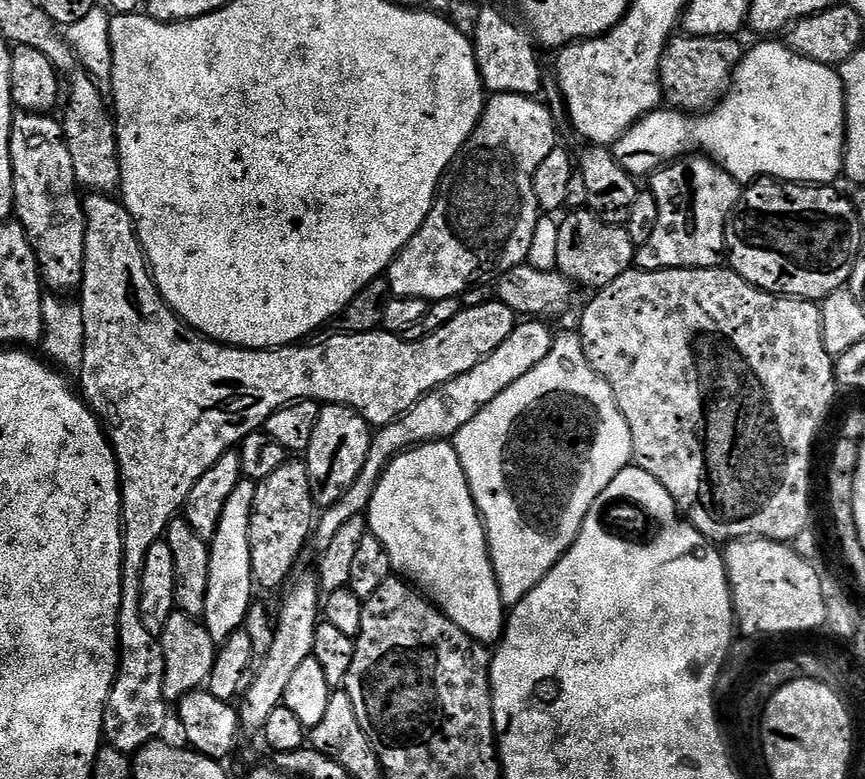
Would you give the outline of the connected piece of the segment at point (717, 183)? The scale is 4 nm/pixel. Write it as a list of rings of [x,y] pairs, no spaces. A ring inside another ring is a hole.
[[[689,154],[651,173],[650,190],[658,202],[658,226],[650,242],[636,249],[635,267],[647,272],[667,268],[718,268],[726,256],[724,235],[742,185],[706,156]]]

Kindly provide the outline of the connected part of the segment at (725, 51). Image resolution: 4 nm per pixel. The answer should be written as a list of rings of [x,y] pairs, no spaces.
[[[673,35],[660,59],[660,90],[673,109],[689,114],[711,110],[720,103],[729,84],[732,71],[740,65],[742,48],[727,36]]]

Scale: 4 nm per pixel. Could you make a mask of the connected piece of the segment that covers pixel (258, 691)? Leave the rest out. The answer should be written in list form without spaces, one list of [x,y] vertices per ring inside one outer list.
[[[315,575],[298,576],[295,577],[296,585],[294,580],[287,589],[288,597],[281,602],[280,613],[277,616],[275,613],[274,631],[268,641],[268,650],[262,656],[264,665],[255,669],[254,675],[247,681],[239,697],[240,727],[245,733],[263,733],[266,718],[270,718],[275,708],[283,705],[286,685],[290,683],[294,670],[298,670],[298,665],[312,654],[314,630],[322,616],[322,589]]]

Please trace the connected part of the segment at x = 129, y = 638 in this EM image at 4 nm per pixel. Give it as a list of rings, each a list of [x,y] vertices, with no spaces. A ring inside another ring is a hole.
[[[88,194],[83,197],[82,203],[84,205],[84,221],[86,222],[86,258],[84,259],[84,280],[80,284],[78,289],[78,303],[80,309],[82,310],[82,318],[84,319],[84,361],[80,367],[78,379],[80,379],[79,391],[82,393],[83,399],[86,401],[89,408],[91,408],[92,413],[96,415],[96,419],[100,422],[100,427],[103,428],[105,436],[108,438],[108,443],[112,446],[112,453],[116,455],[116,465],[120,471],[120,523],[124,529],[124,553],[122,554],[122,598],[120,599],[120,609],[118,610],[118,638],[116,639],[116,646],[118,649],[118,667],[116,670],[116,680],[112,683],[112,689],[108,695],[108,700],[104,704],[104,734],[103,739],[106,741],[107,747],[118,750],[119,752],[126,752],[129,754],[135,754],[140,751],[141,748],[146,747],[149,742],[154,739],[163,737],[164,723],[167,722],[168,716],[170,720],[170,704],[169,701],[164,698],[164,655],[160,649],[160,641],[157,637],[150,634],[150,630],[146,630],[146,626],[143,625],[140,614],[140,594],[141,594],[141,582],[142,578],[142,566],[146,564],[146,550],[150,550],[150,546],[154,546],[154,542],[158,542],[167,533],[168,523],[171,520],[177,519],[181,515],[182,509],[186,501],[188,501],[188,495],[190,490],[194,490],[194,482],[198,482],[198,478],[202,478],[202,474],[206,474],[206,470],[210,470],[210,466],[214,466],[214,462],[218,462],[218,458],[222,458],[222,454],[233,451],[237,446],[242,443],[243,440],[248,437],[251,432],[258,432],[263,429],[266,418],[270,418],[270,414],[274,414],[274,410],[278,410],[283,404],[289,404],[295,400],[315,400],[321,405],[325,404],[344,404],[347,408],[353,408],[356,413],[363,418],[365,422],[370,426],[379,426],[382,424],[389,424],[392,420],[398,419],[400,415],[406,410],[410,410],[410,406],[414,406],[419,402],[420,399],[426,395],[427,392],[433,392],[439,384],[445,384],[450,382],[450,378],[458,378],[458,374],[466,374],[466,370],[474,370],[474,366],[478,366],[478,362],[482,362],[485,358],[491,354],[494,350],[498,350],[498,346],[502,346],[502,342],[506,342],[506,338],[510,338],[512,329],[516,327],[518,323],[517,313],[510,310],[510,306],[501,304],[499,302],[489,302],[483,304],[482,306],[474,306],[473,308],[464,308],[456,315],[450,322],[446,322],[446,326],[442,326],[442,330],[438,330],[434,334],[430,334],[426,338],[422,338],[418,342],[411,344],[406,342],[395,332],[386,332],[383,330],[377,330],[375,332],[367,332],[366,334],[335,334],[329,340],[324,340],[321,344],[308,344],[312,342],[304,342],[299,346],[289,346],[286,348],[274,348],[271,350],[257,350],[254,348],[233,348],[231,344],[218,344],[214,340],[209,340],[207,336],[203,336],[201,332],[194,332],[187,324],[183,323],[179,316],[172,311],[172,307],[168,305],[164,299],[160,297],[160,292],[156,288],[156,284],[152,281],[152,273],[148,267],[148,262],[144,258],[144,248],[140,244],[140,238],[136,234],[136,224],[132,221],[132,216],[128,213],[128,209],[124,207],[123,203],[119,199],[113,198],[108,194]]]

